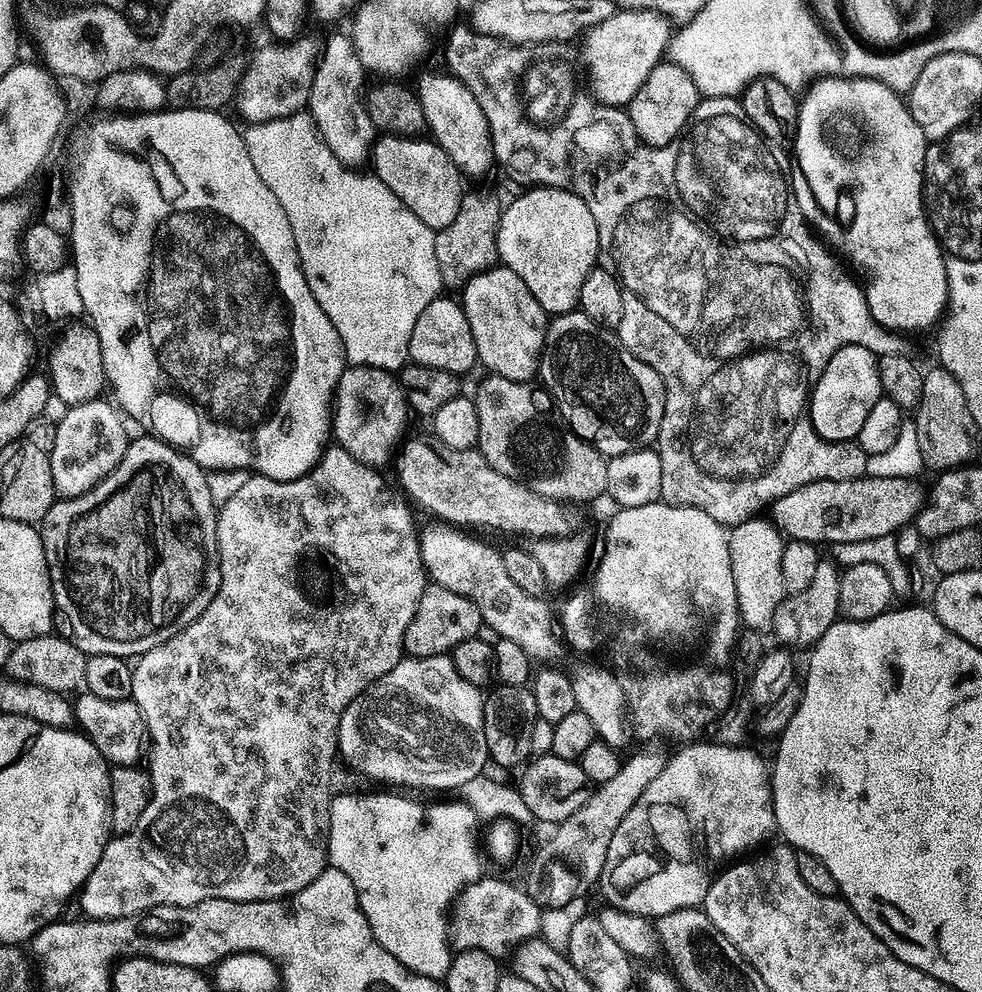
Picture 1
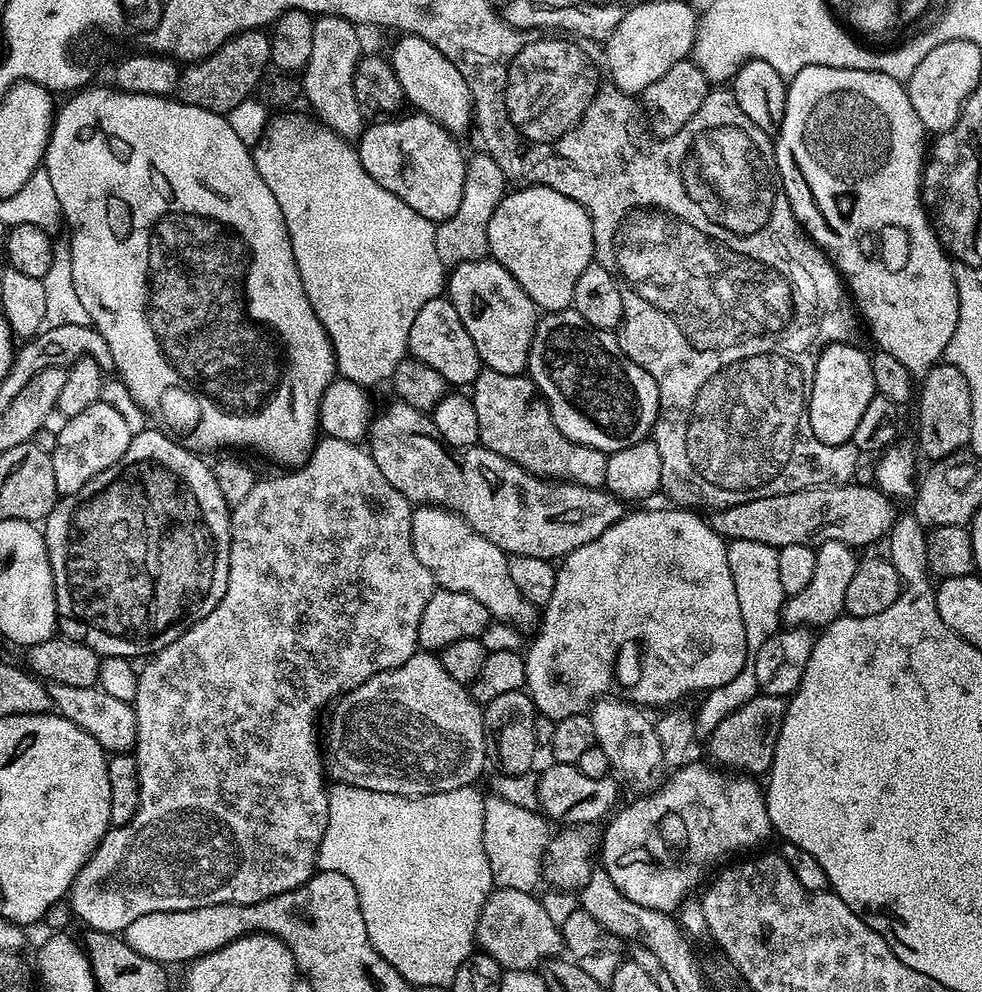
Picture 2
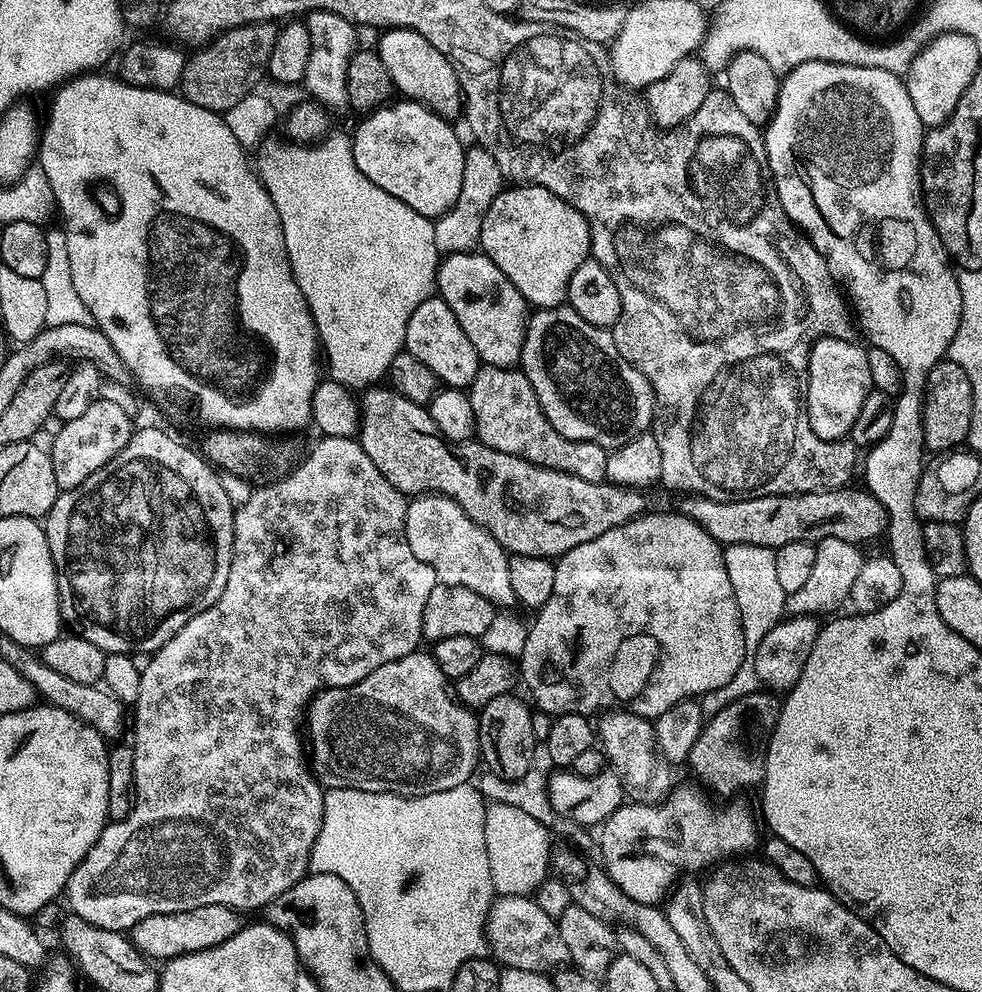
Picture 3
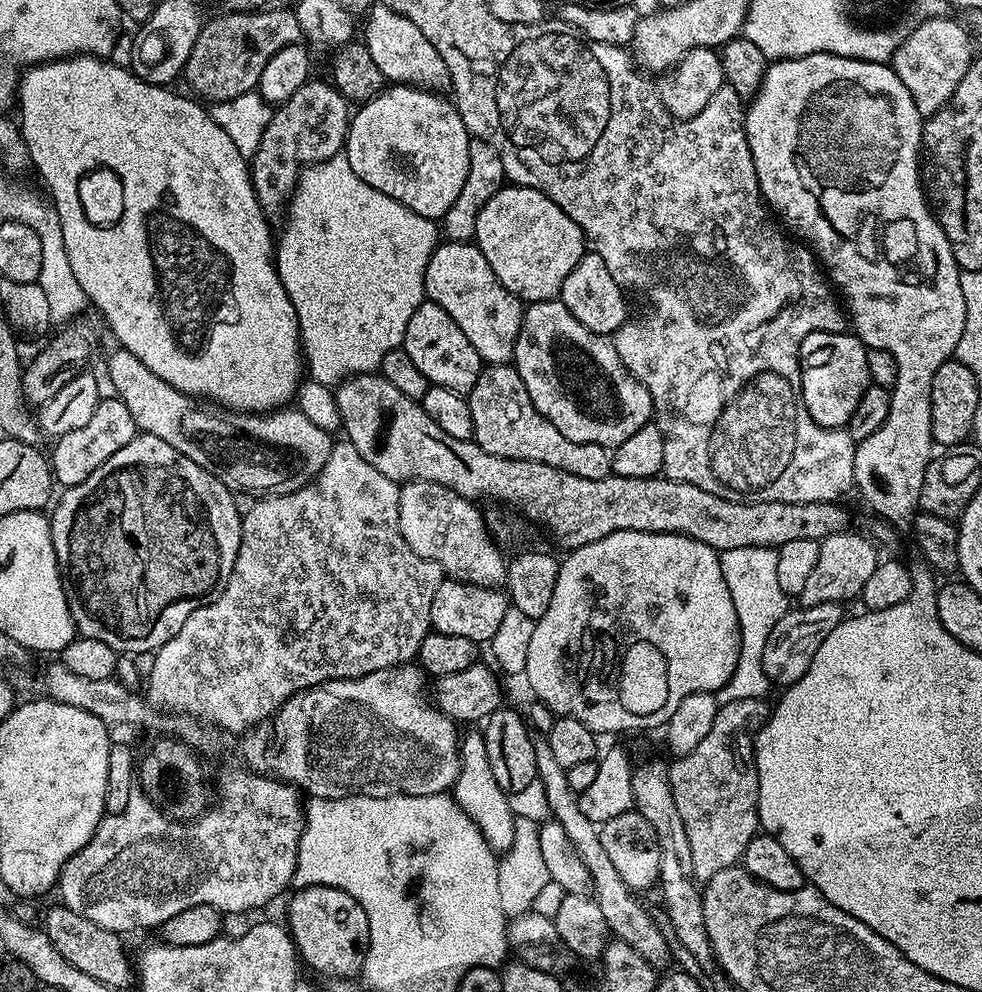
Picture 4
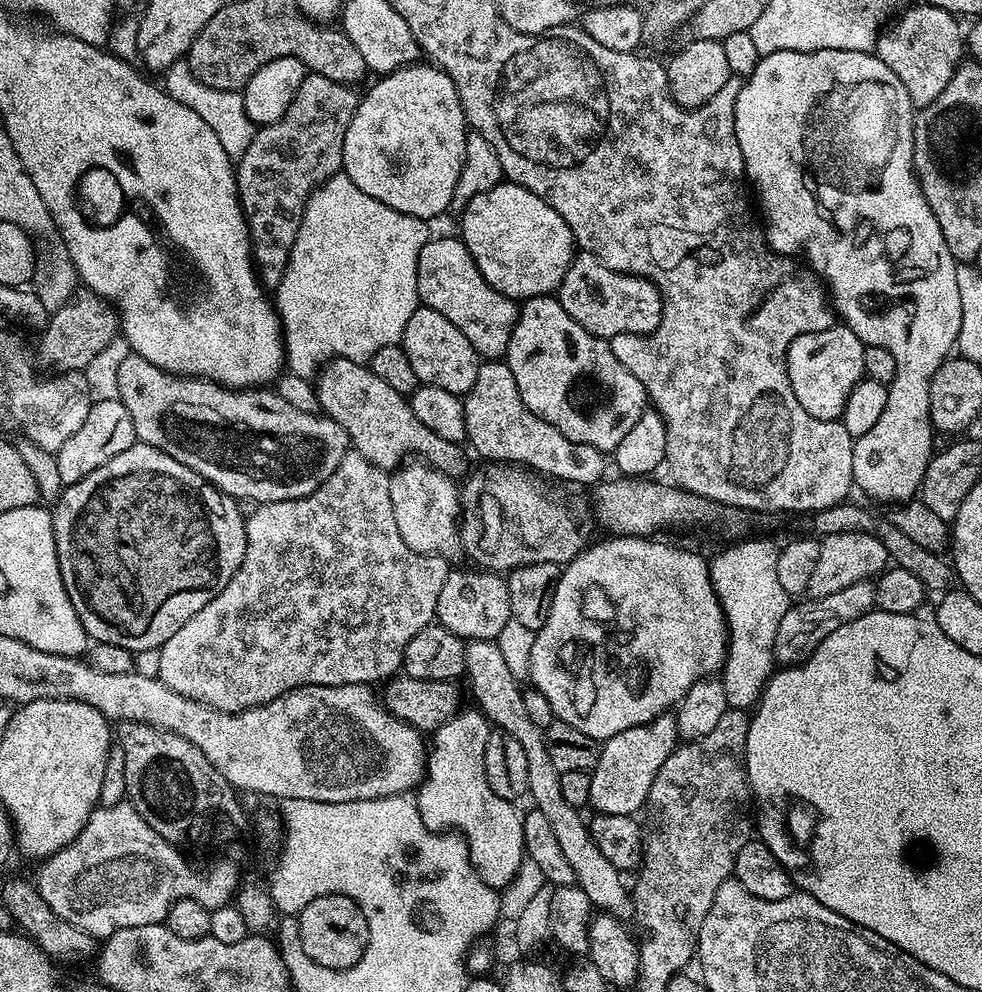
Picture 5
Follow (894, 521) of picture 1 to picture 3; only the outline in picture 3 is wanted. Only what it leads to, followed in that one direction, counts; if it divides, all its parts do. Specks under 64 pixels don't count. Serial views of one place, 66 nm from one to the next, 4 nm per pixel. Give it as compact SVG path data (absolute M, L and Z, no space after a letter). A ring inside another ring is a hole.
M845 486L832 492L799 492L797 496L763 496L749 500L711 500L705 496L688 494L683 497L679 511L694 523L706 530L710 538L722 546L745 544L777 549L786 546L786 542L819 542L826 538L842 538L842 542L863 545L863 540L872 540L875 536L883 537L886 532L884 507L872 493L863 487Z

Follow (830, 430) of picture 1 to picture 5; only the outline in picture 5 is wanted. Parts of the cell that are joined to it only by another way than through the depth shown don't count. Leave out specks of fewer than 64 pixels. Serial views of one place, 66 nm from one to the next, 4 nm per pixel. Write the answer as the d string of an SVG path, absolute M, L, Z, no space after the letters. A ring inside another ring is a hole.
M833 326L821 332L807 332L788 347L788 377L794 398L802 402L802 410L816 420L840 420L846 398L859 380L865 379L862 354L866 345L846 326Z

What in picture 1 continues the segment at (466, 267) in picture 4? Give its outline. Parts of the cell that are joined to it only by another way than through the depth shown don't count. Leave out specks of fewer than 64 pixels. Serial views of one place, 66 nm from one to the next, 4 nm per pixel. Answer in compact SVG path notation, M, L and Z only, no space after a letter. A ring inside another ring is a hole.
M503 266L487 268L462 285L462 303L470 334L474 334L476 359L494 376L511 380L531 381L540 366L544 335L548 329L549 313L538 306L538 298L526 290L526 282Z

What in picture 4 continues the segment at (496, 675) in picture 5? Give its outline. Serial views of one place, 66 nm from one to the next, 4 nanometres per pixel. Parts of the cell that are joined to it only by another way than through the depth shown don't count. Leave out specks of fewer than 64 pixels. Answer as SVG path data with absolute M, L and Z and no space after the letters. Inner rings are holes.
M533 739L532 745L534 746L536 779L542 782L542 787L546 790L551 819L560 823L562 830L566 832L570 842L574 844L574 850L578 854L578 858L588 867L588 873L592 879L591 895L602 910L602 918L606 918L609 933L615 939L626 942L626 946L638 950L638 954L642 954L642 958L646 958L646 962L650 962L652 968L664 970L663 968L668 964L669 940L665 929L663 927L660 929L652 921L651 914L636 901L637 893L628 888L626 882L622 882L618 870L614 870L614 862L610 862L610 858L606 855L606 849L602 847L599 827L593 820L586 818L586 814L582 814L578 794L572 789L570 782L566 782L568 770L558 766L558 761L554 759L554 754L550 750L547 739Z

